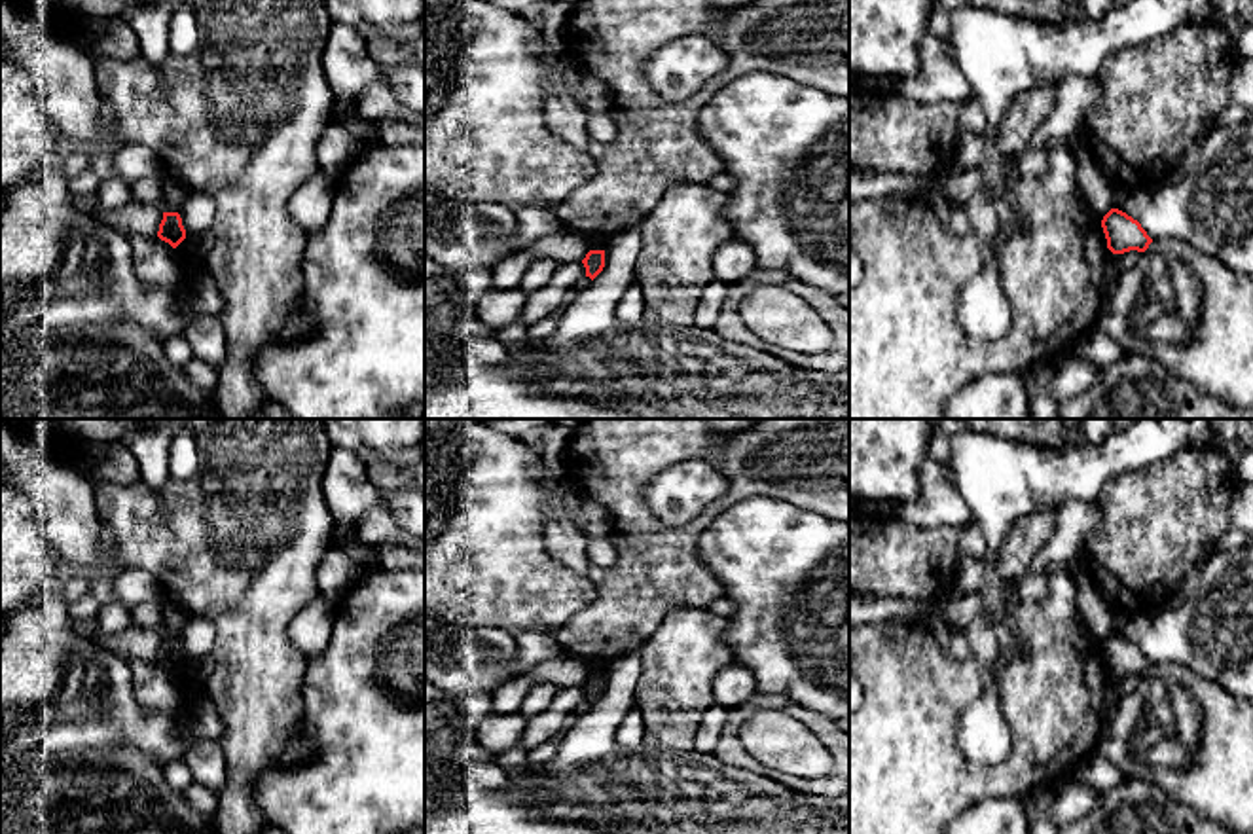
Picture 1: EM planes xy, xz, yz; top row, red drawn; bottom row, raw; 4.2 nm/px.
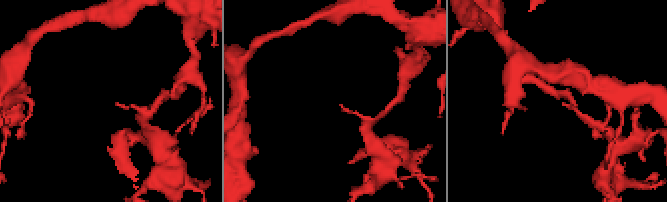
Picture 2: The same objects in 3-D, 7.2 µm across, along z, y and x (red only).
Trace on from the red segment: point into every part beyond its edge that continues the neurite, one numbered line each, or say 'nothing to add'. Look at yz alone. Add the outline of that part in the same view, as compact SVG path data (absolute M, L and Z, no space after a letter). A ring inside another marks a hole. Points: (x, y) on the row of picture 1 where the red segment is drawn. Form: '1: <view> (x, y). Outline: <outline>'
nothing to add

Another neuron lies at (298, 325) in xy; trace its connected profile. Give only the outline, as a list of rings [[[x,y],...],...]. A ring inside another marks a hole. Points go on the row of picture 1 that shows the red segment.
[[[294,307],[292,313],[286,317],[284,324],[271,337],[271,341],[290,343],[294,339],[309,335],[311,330],[313,330],[311,315],[301,311],[300,307]]]

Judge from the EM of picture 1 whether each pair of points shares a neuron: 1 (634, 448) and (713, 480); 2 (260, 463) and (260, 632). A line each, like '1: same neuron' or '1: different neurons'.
1: different neurons
2: same neuron

